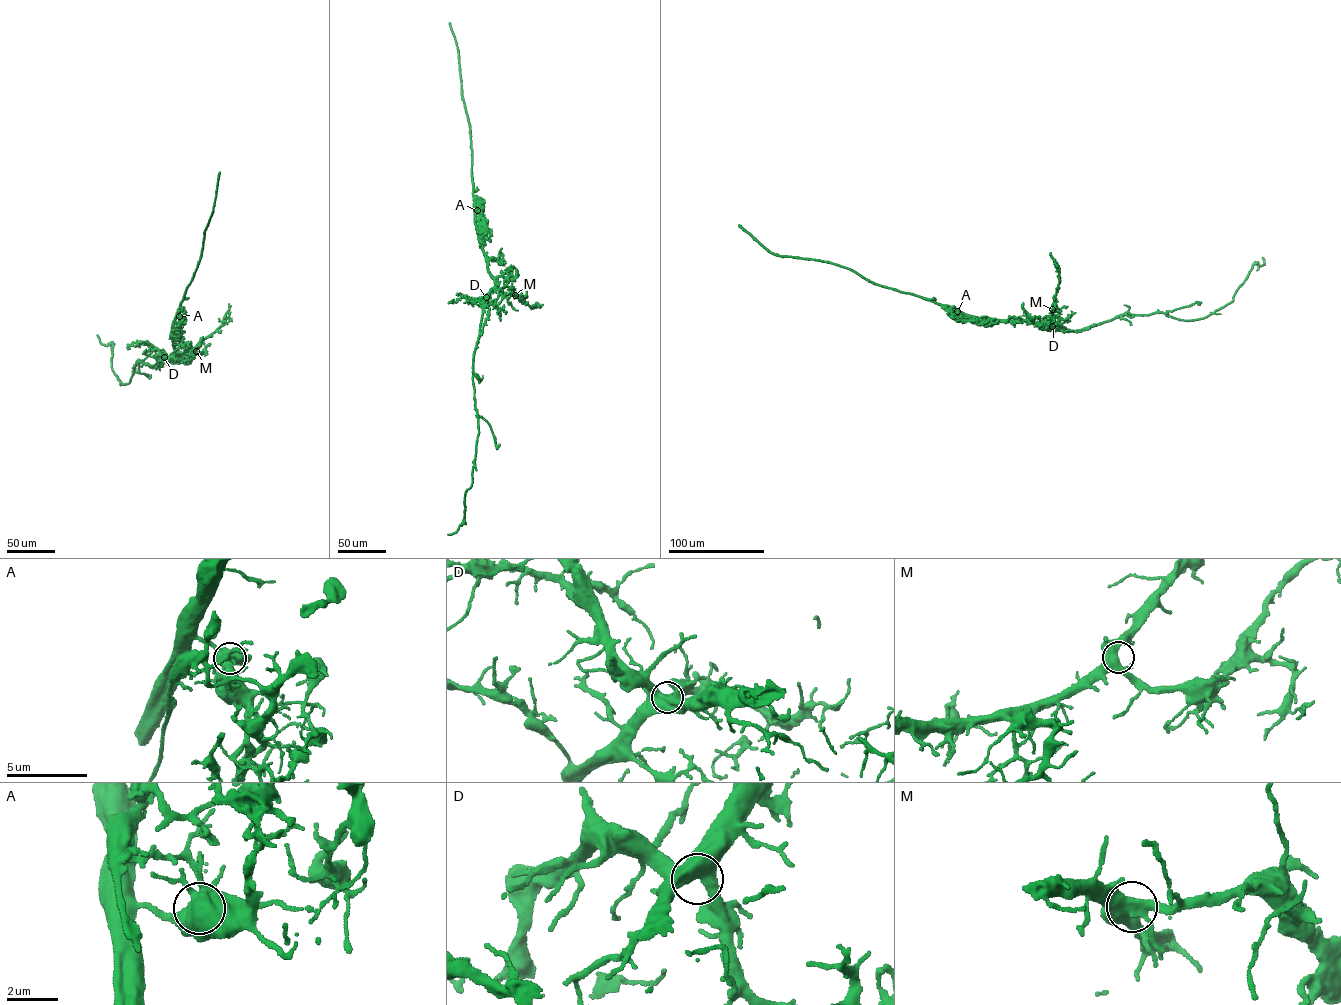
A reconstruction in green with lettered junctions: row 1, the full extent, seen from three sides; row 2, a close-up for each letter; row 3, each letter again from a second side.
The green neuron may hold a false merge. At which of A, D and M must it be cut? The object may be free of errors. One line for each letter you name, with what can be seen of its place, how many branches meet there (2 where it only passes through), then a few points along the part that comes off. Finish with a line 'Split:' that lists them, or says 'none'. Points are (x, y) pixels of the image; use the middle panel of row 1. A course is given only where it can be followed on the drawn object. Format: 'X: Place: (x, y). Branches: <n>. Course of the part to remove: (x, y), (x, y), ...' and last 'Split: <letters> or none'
A: Place: (477, 210). Branches: 4. Course of the part to remove: (477, 210), (479, 208), (479, 244), (484, 255)
Split: A

